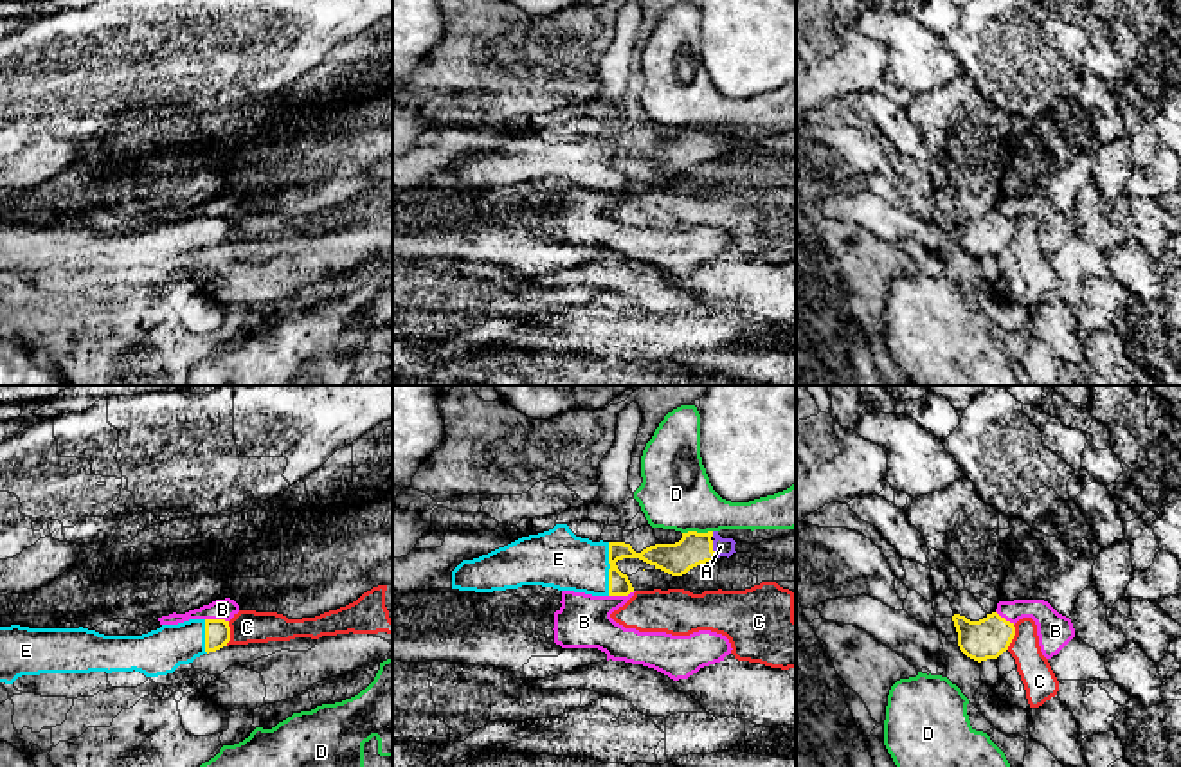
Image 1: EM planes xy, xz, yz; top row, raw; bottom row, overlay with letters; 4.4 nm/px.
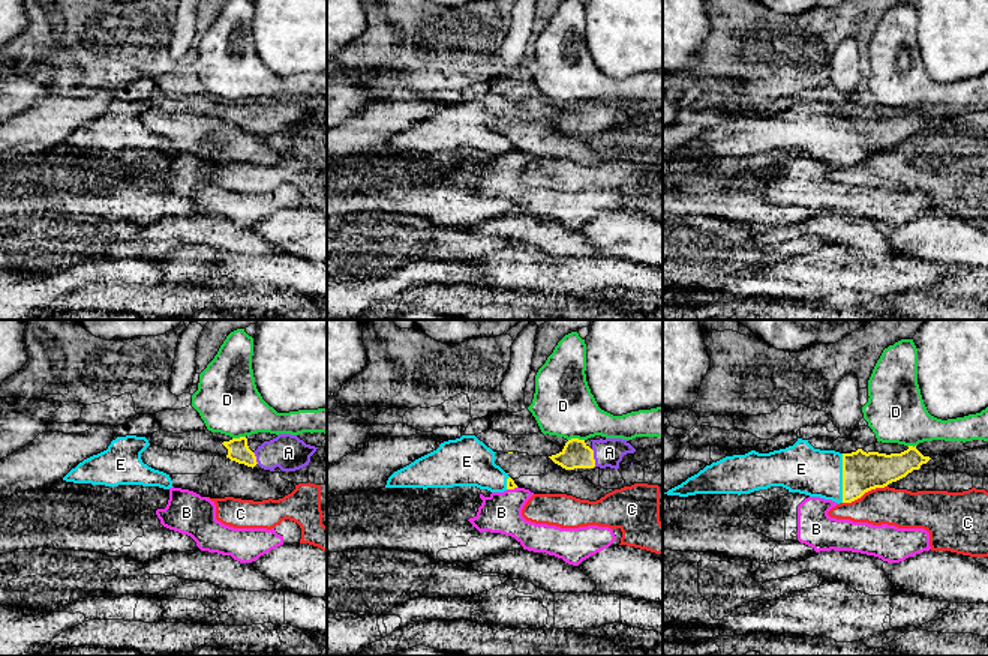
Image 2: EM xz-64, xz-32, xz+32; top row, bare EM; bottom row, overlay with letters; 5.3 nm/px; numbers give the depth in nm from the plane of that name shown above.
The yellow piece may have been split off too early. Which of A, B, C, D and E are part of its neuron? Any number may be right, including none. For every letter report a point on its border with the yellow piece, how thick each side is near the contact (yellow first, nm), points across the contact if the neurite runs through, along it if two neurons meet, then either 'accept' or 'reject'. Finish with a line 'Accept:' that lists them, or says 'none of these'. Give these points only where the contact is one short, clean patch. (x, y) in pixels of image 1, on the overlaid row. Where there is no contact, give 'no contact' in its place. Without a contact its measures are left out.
A: meets yellow in xz at (712, 550); 150 nm thick on the yellow side, 80 nm on the other; runs through xz (694, 548), (712, 550), (721, 546); accept
B: meets yellow in xz at (622, 595); 110 nm thick on the yellow side, 240 nm on the other; border along xz (634, 591), (623, 596), (609, 596); reject
C: meets yellow in xy at (229, 634); 110 nm thick on the yellow side, 140 nm on the other; border along xy (229, 622), (229, 641), (225, 645); reject
D: meets yellow in xz at (695, 532); 150 nm thick on the yellow side, 320 nm on the other; border along xz (712, 530), (683, 533); reject
E: meets yellow in xz at (609, 569); 110 nm thick on the yellow side, 260 nm on the other; accept
Accept: A, E

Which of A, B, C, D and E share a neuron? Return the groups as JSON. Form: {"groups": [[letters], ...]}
{"groups": [["A", "E"], ["B"], ["C"], ["D"]]}

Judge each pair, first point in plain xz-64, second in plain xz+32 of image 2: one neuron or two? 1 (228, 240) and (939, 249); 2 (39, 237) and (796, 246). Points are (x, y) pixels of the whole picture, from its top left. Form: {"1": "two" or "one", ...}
{"1": "two", "2": "one"}

